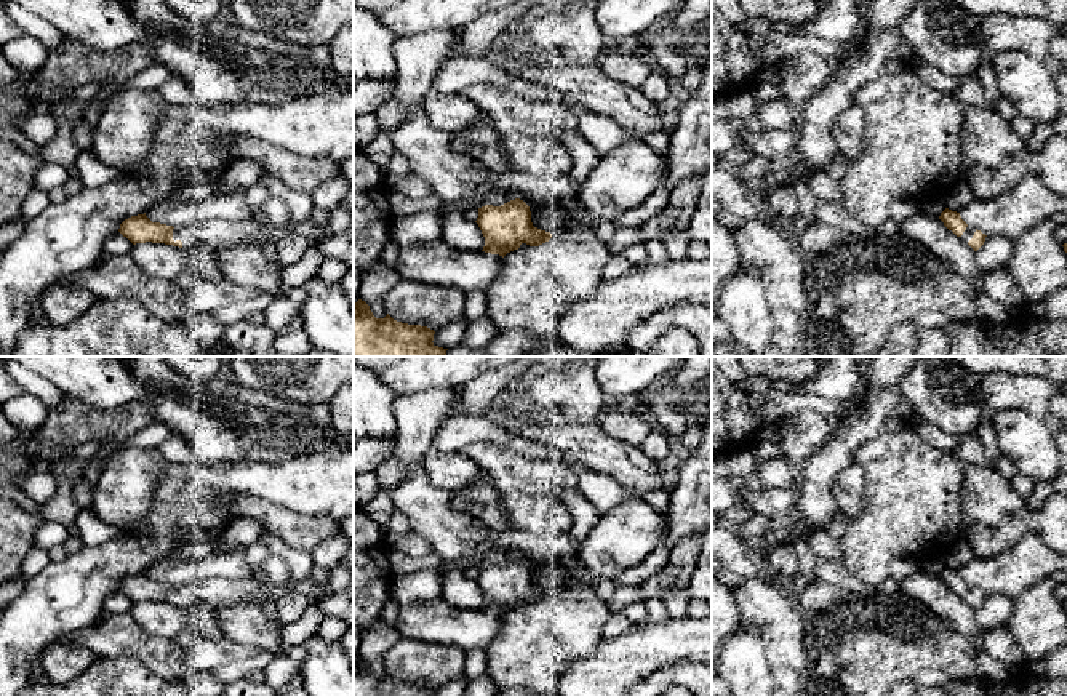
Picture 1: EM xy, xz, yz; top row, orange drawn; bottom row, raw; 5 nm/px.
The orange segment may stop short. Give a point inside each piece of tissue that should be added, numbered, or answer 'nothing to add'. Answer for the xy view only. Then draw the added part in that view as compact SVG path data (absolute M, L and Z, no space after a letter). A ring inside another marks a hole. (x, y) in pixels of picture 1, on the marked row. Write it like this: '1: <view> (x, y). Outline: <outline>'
1: xy (216, 234). Outline: M248 218L245 221L213 219L202 226L179 226L173 229L173 240L181 240L182 248L208 245L213 250L248 245L248 240L267 227L266 221Z

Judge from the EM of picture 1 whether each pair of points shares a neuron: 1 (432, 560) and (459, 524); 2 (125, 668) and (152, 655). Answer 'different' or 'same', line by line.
1: different
2: different

